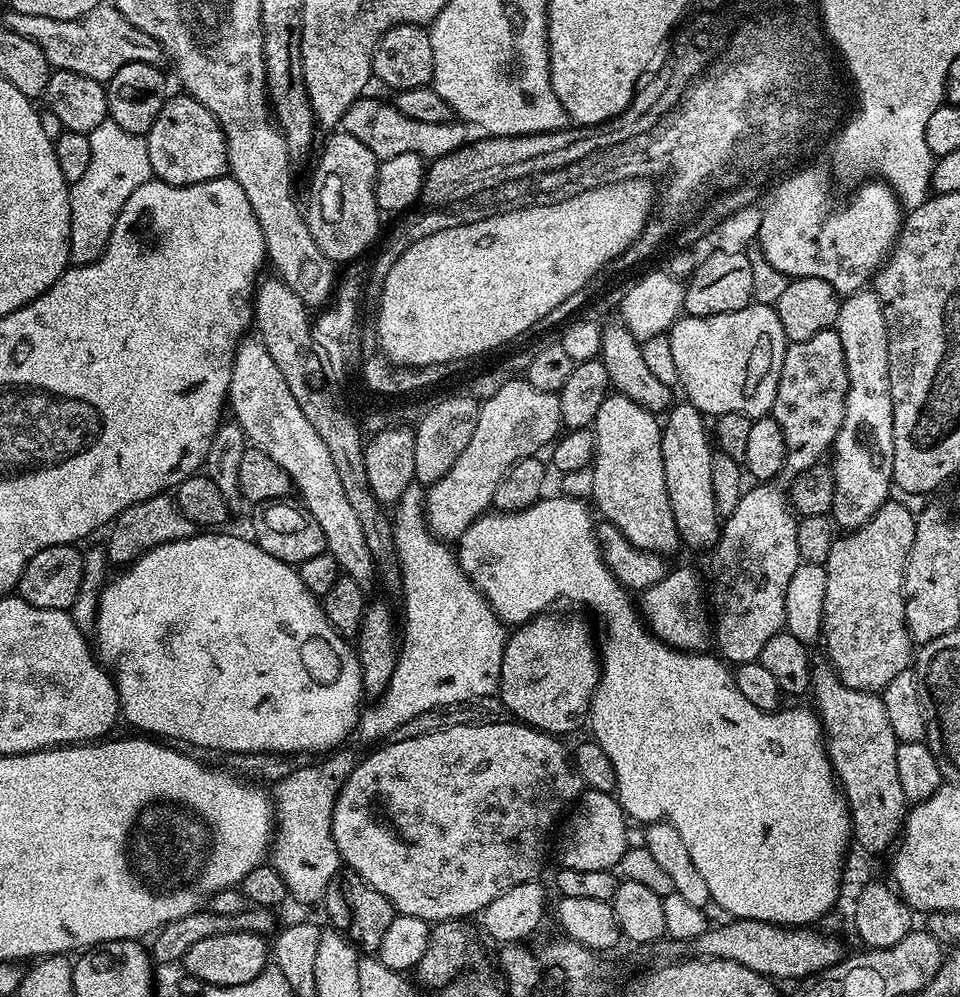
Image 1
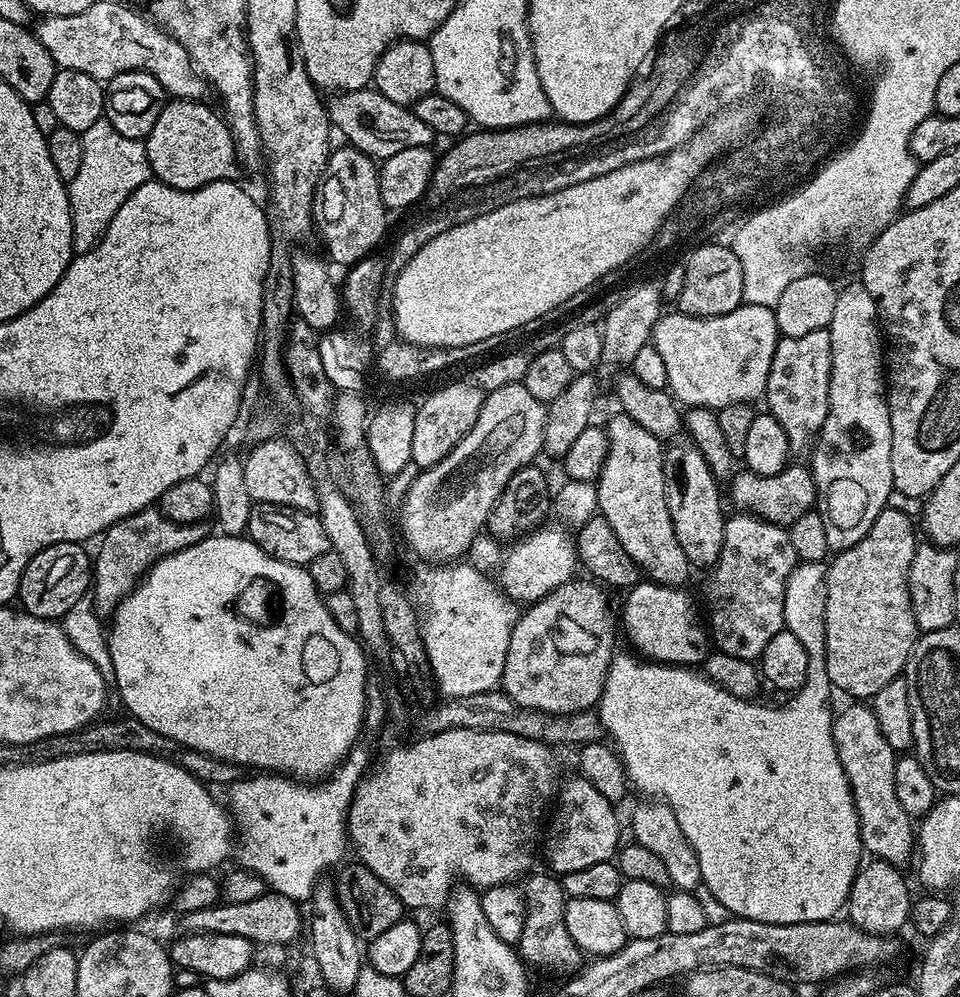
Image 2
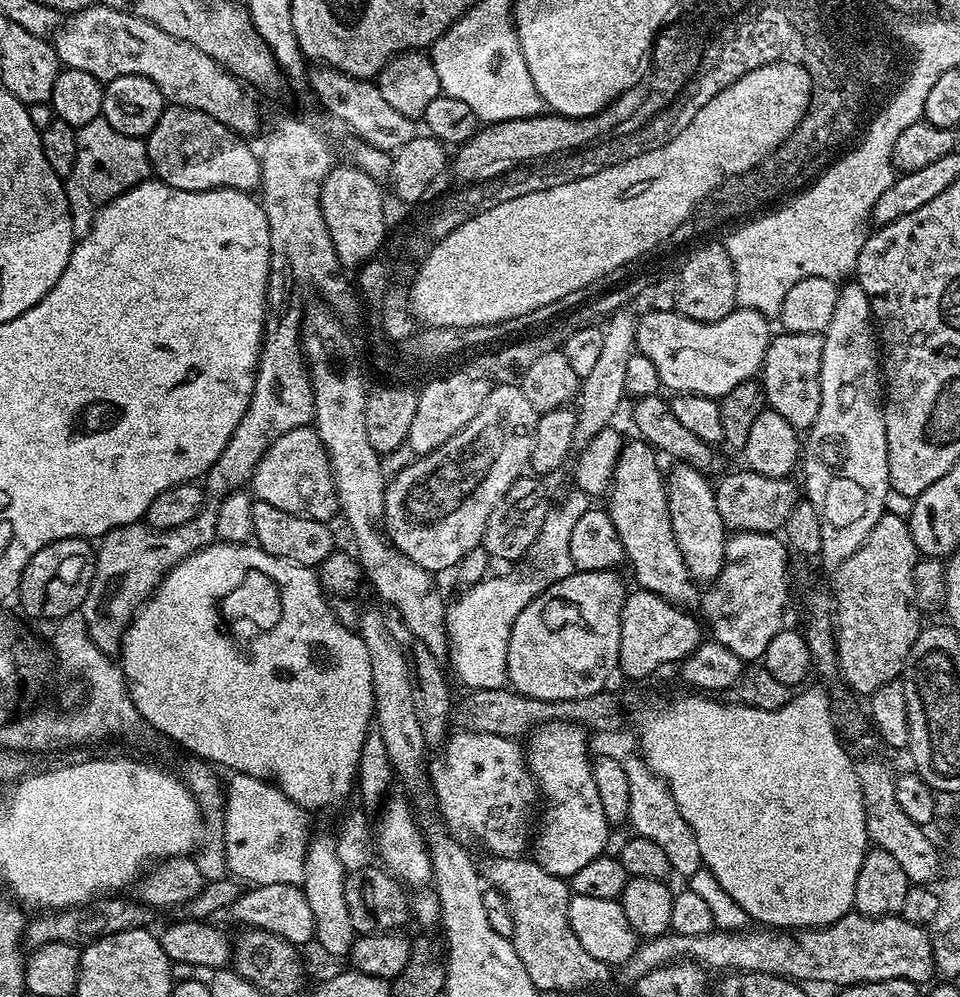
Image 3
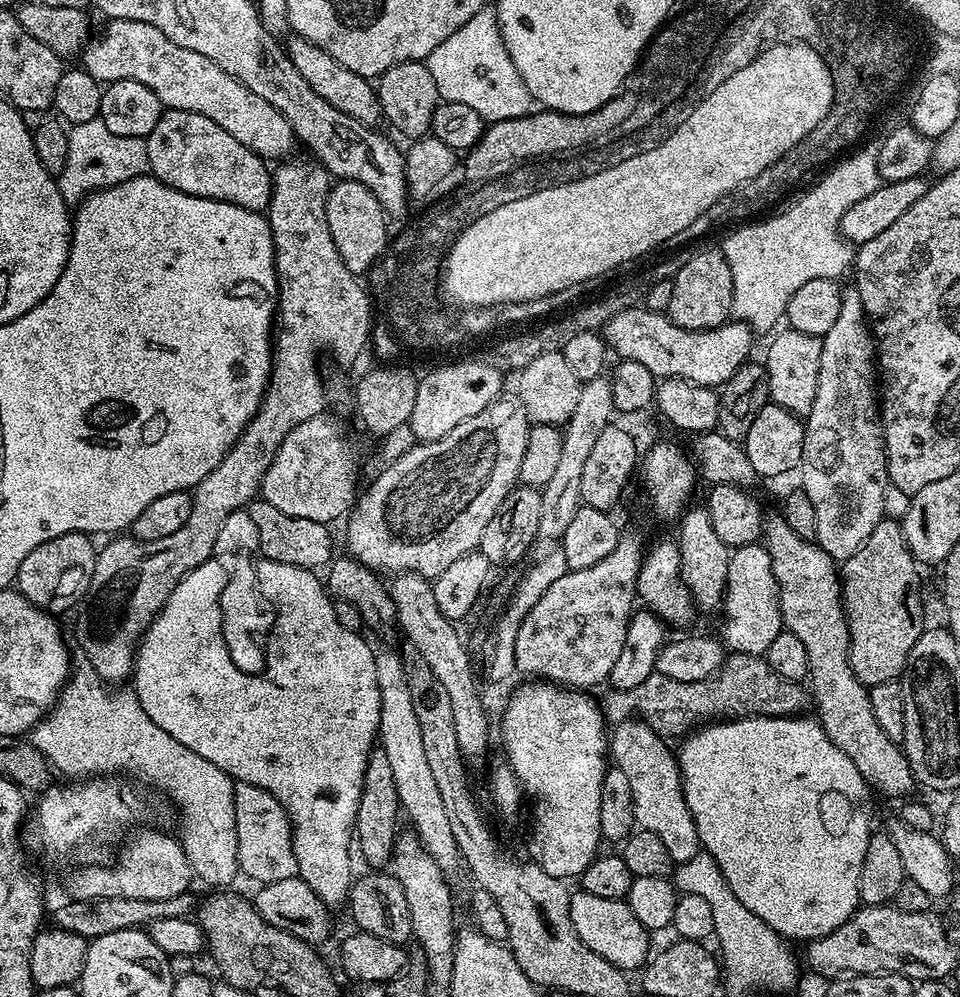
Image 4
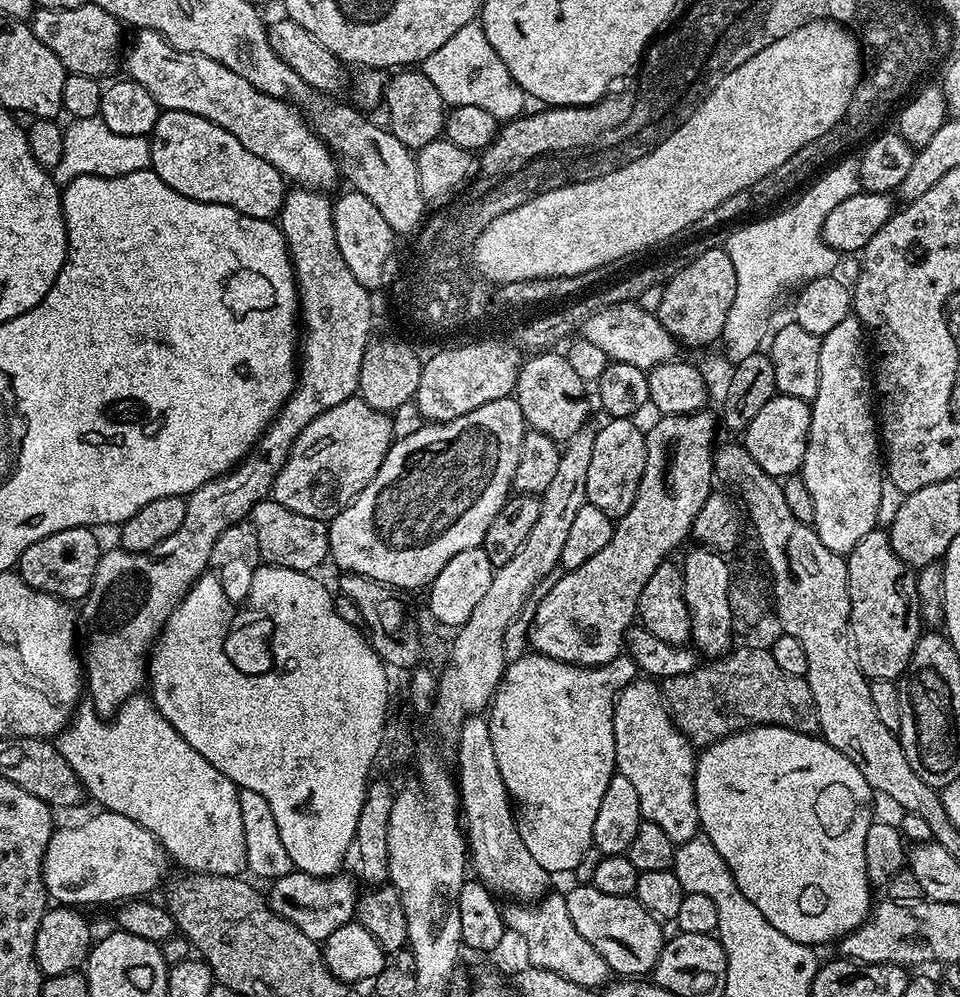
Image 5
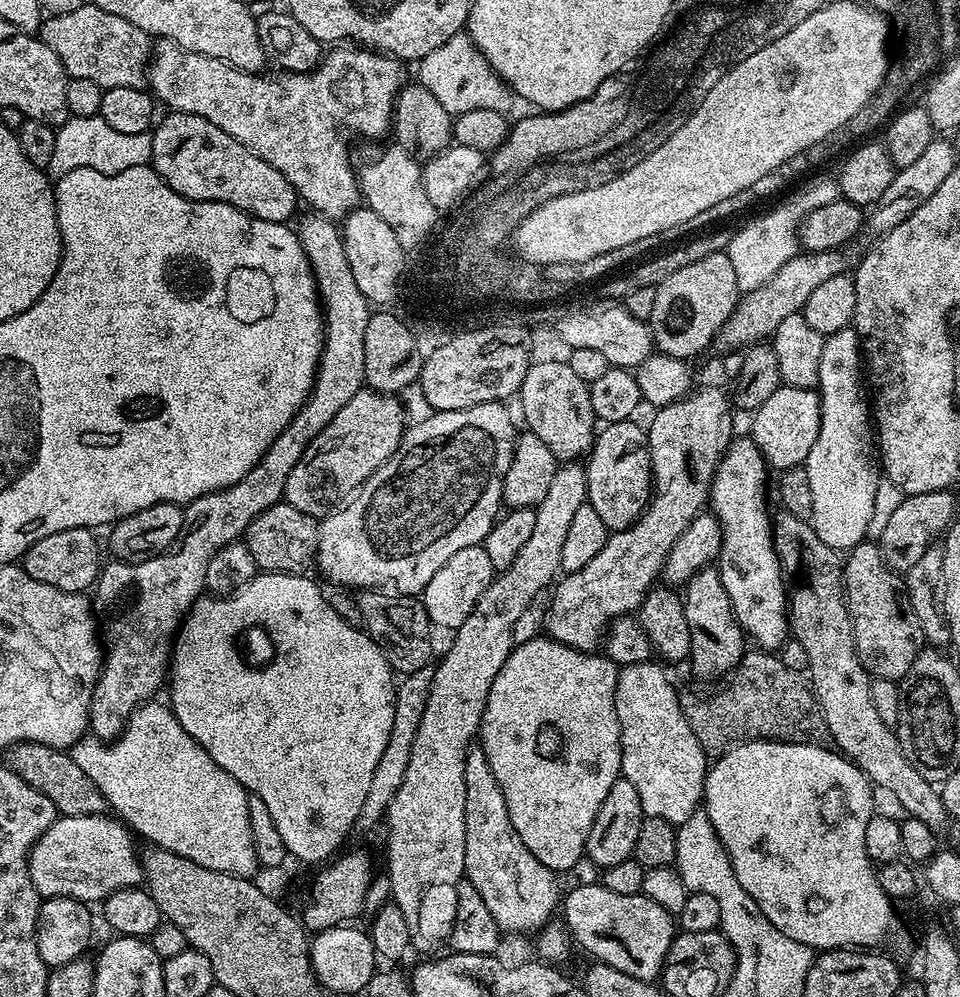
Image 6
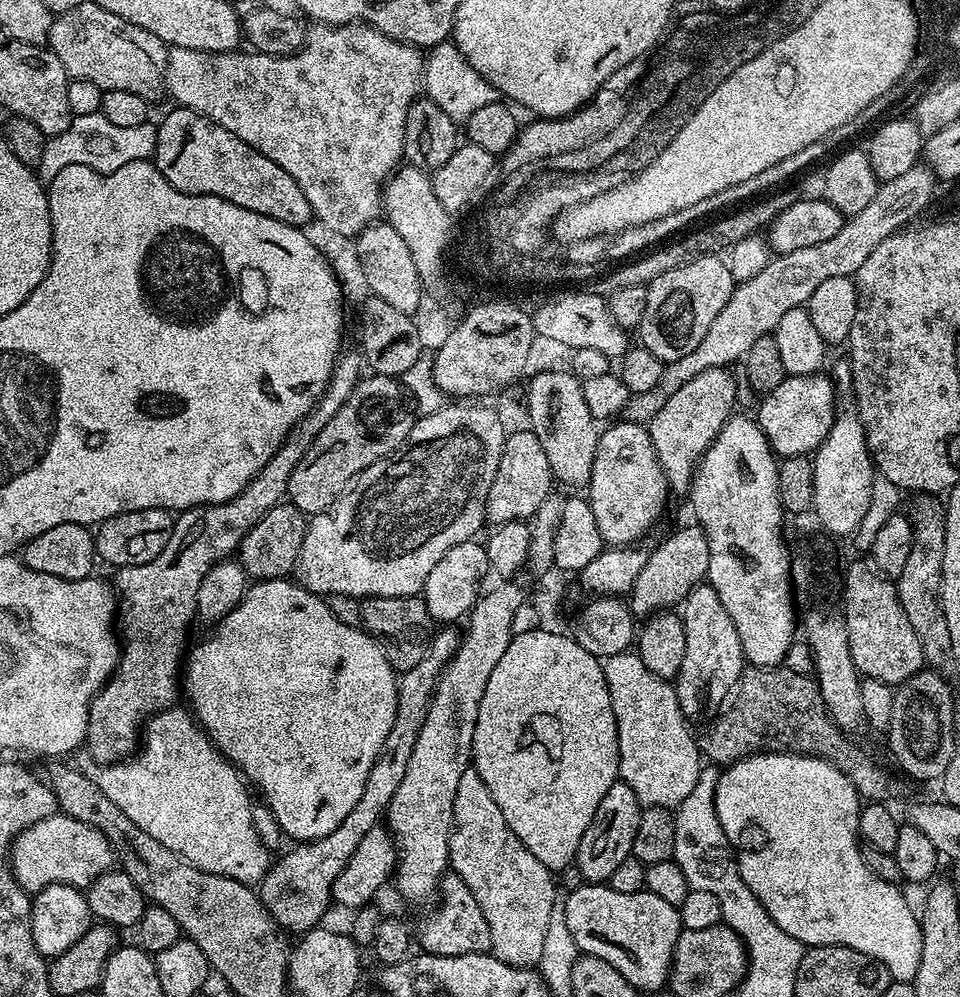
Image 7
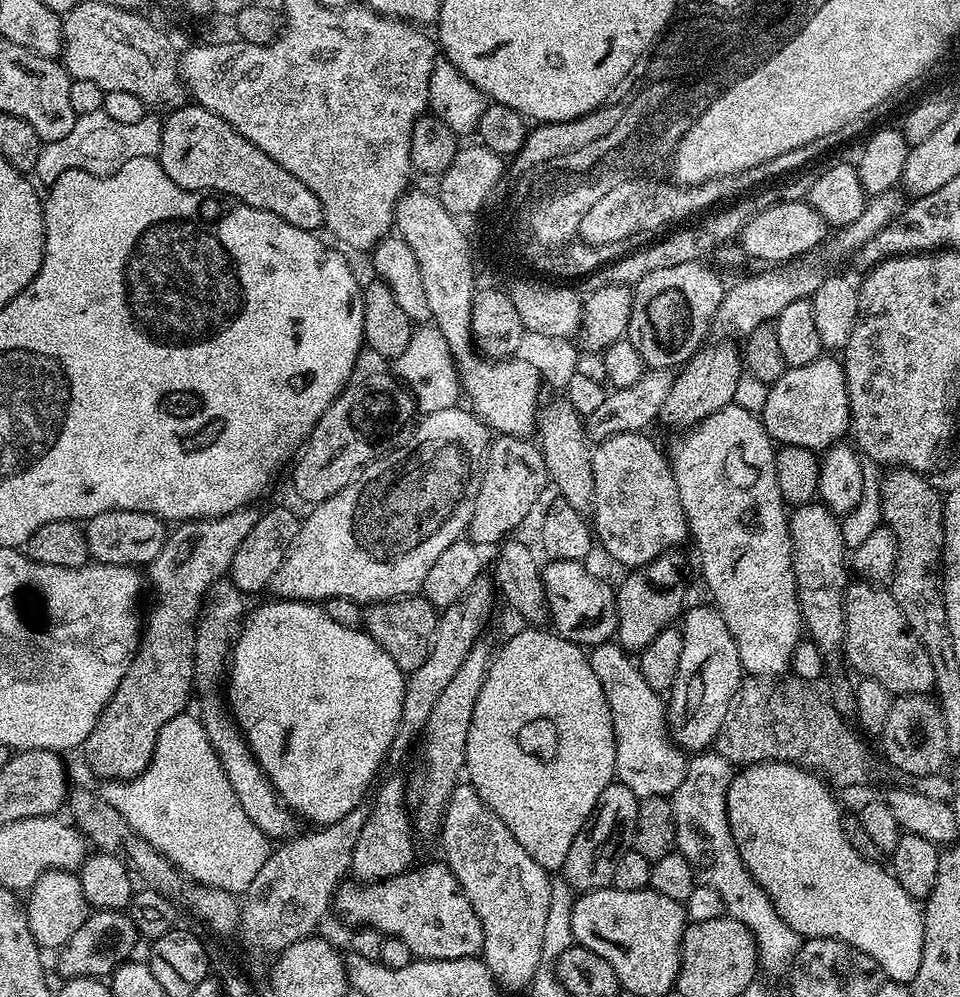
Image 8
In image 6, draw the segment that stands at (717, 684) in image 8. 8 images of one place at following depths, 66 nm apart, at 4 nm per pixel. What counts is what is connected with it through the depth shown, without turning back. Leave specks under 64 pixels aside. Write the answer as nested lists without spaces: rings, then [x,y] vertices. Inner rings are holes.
[[[709,566],[691,576],[683,589],[682,599],[686,626],[690,626],[690,665],[693,674],[700,680],[712,680],[715,676],[727,677],[745,654],[746,633],[736,620],[719,571]]]

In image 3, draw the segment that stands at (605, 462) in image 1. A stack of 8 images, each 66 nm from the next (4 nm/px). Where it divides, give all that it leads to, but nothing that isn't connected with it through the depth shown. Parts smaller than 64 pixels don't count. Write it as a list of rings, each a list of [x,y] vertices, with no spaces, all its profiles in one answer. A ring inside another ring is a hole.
[[[632,438],[625,443],[612,475],[612,487],[606,493],[606,511],[614,522],[614,530],[618,530],[618,538],[622,538],[627,563],[632,563],[639,587],[645,592],[658,594],[658,598],[674,606],[696,610],[700,607],[702,592],[686,570],[686,562],[682,562],[678,542],[674,542],[666,480],[656,459],[656,449],[646,441]]]

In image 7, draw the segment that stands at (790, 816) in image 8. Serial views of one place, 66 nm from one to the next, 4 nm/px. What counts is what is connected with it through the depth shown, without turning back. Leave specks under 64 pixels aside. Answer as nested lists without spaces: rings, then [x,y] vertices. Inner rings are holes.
[[[757,752],[754,756],[747,756],[741,760],[727,765],[720,772],[718,786],[716,787],[716,809],[718,810],[718,822],[730,842],[732,851],[736,854],[736,865],[742,874],[742,882],[750,886],[754,898],[762,902],[766,914],[790,934],[790,938],[798,938],[798,942],[805,946],[817,948],[818,946],[846,946],[874,958],[882,966],[886,966],[889,977],[892,980],[915,981],[918,974],[918,962],[922,958],[922,930],[920,929],[920,917],[908,905],[908,900],[899,892],[897,885],[890,881],[883,881],[874,874],[863,862],[860,848],[862,841],[860,834],[860,809],[862,797],[854,782],[842,770],[838,770],[829,760],[823,760],[817,756],[799,756],[793,752]]]

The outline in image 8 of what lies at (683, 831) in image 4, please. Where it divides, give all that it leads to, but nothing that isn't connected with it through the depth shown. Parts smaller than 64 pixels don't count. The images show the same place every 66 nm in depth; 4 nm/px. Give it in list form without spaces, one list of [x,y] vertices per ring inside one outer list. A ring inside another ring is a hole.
[[[609,642],[595,645],[590,659],[598,682],[602,682],[602,694],[610,706],[610,718],[614,722],[616,739],[616,775],[619,783],[630,786],[641,800],[655,796],[671,797],[682,786],[688,769],[684,749],[677,748],[668,732],[666,700],[642,678],[639,663],[620,647]]]

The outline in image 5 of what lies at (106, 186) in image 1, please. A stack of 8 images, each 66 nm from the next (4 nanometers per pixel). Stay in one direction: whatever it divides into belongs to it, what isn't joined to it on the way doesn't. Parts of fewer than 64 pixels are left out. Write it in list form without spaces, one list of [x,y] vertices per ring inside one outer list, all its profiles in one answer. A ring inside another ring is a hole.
[[[99,116],[72,120],[69,125],[64,128],[62,158],[58,166],[51,169],[57,185],[69,184],[74,182],[74,178],[83,176],[121,176],[152,167],[152,146],[148,136],[114,134],[114,130],[110,130]]]

